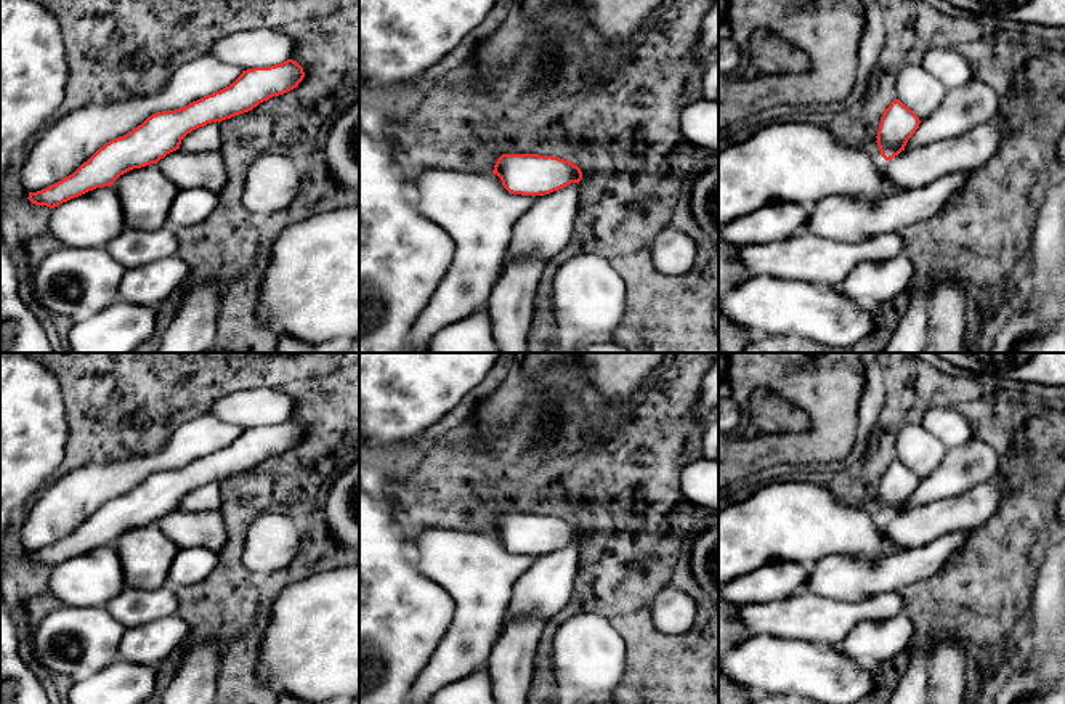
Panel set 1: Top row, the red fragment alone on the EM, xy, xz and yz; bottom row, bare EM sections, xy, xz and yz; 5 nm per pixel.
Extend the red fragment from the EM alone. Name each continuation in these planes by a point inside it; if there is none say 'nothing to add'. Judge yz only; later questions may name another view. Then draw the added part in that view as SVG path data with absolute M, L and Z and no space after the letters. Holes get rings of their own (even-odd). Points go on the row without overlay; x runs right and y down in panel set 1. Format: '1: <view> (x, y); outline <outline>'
nothing to add

